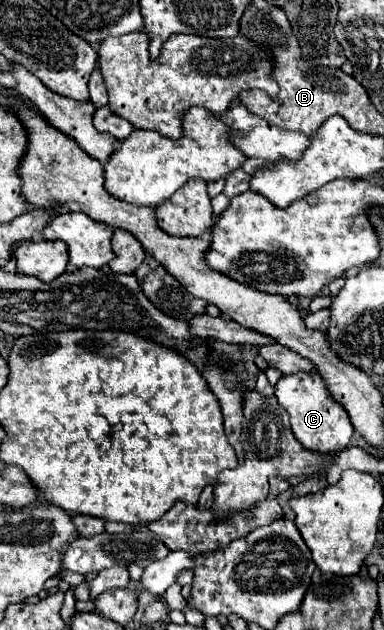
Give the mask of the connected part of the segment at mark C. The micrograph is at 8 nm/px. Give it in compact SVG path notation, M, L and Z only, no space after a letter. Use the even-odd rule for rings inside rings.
M319 373L283 375L281 381L275 385L275 397L279 405L289 413L291 431L305 449L321 453L321 455L325 453L335 455L347 449L351 435L353 435L353 425L343 405L337 403L327 391L327 385Z

